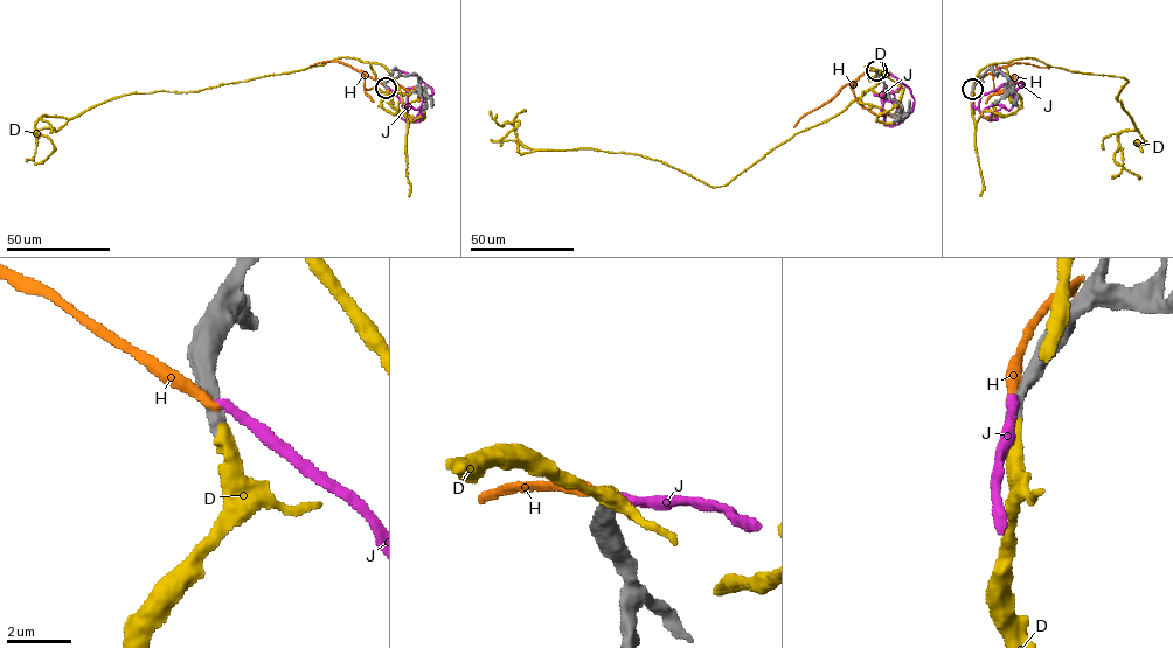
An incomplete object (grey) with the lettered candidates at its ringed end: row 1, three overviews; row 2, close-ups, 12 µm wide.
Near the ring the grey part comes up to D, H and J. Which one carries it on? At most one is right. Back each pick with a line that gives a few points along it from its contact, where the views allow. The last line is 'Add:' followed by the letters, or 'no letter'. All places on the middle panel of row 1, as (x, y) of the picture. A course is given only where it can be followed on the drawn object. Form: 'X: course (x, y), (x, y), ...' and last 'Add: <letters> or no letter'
D: course (877, 70), (889, 74), (716, 187), (633, 154), (525, 147), (505, 122), (518, 122), (491, 139)
Add: D

